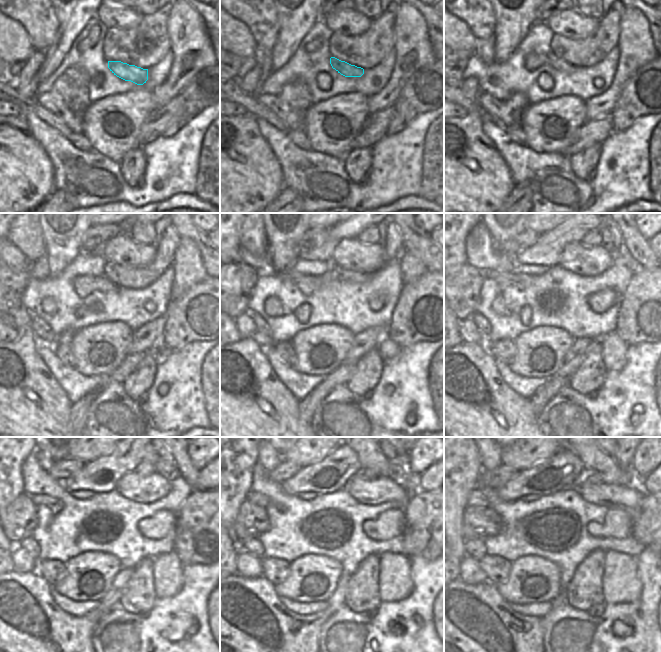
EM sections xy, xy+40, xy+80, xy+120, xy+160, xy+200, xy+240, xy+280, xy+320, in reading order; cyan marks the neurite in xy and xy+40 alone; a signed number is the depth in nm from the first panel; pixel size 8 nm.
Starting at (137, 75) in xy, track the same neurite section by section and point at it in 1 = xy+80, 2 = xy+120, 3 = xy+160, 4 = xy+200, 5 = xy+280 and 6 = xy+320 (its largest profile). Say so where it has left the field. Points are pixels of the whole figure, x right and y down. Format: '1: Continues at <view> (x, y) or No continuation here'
1: Continues at xy+80 (532, 61)
2: Continues at xy+120 (83, 285)
3: Continues at xy+160 (307, 284)
4: Continues at xy+200 (521, 280)
5: Continues at xy+280 (258, 499)
6: Continues at xy+320 (476, 498).

